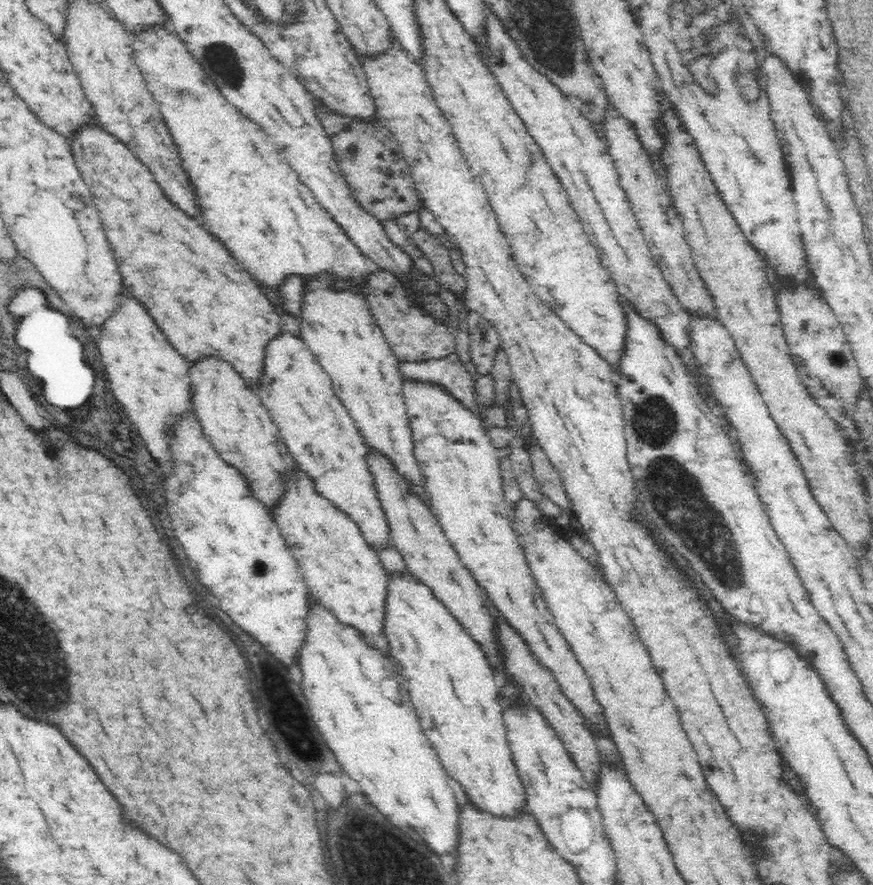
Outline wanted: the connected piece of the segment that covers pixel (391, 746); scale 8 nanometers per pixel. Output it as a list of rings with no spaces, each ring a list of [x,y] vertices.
[[[312,600],[306,616],[306,642],[298,650],[298,666],[302,670],[302,692],[308,700],[314,726],[322,733],[327,745],[342,768],[356,780],[368,798],[400,828],[418,832],[438,854],[456,846],[456,798],[448,785],[449,776],[441,764],[437,750],[422,730],[412,704],[406,679],[401,669],[378,646],[370,646],[370,638],[354,624],[344,624],[334,612]]]

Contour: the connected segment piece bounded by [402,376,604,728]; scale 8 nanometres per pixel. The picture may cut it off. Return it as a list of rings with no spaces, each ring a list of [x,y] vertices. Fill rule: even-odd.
[[[404,376],[402,394],[408,406],[412,442],[416,446],[414,458],[424,478],[422,485],[452,546],[502,616],[528,640],[539,663],[551,669],[564,692],[576,700],[580,712],[604,728],[604,718],[600,716],[600,706],[592,696],[588,678],[554,626],[555,620],[528,570],[524,551],[517,544],[498,465],[503,451],[492,444],[474,409],[458,400],[445,386]]]

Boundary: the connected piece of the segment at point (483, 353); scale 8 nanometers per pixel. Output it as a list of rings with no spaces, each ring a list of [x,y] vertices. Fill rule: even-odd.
[[[468,310],[467,322],[470,344],[470,362],[472,362],[474,370],[476,370],[476,374],[488,374],[492,370],[492,357],[494,357],[495,351],[499,348],[499,344],[501,344],[501,338],[499,337],[497,328],[492,323],[488,323],[486,326],[484,317],[475,311]]]

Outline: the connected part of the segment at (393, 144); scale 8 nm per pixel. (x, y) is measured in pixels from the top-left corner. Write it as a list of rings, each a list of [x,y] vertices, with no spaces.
[[[317,95],[312,107],[331,142],[337,167],[348,183],[348,193],[364,213],[384,222],[425,208],[401,143],[378,116],[373,113],[372,116],[358,117],[352,116],[351,112],[339,112]]]

